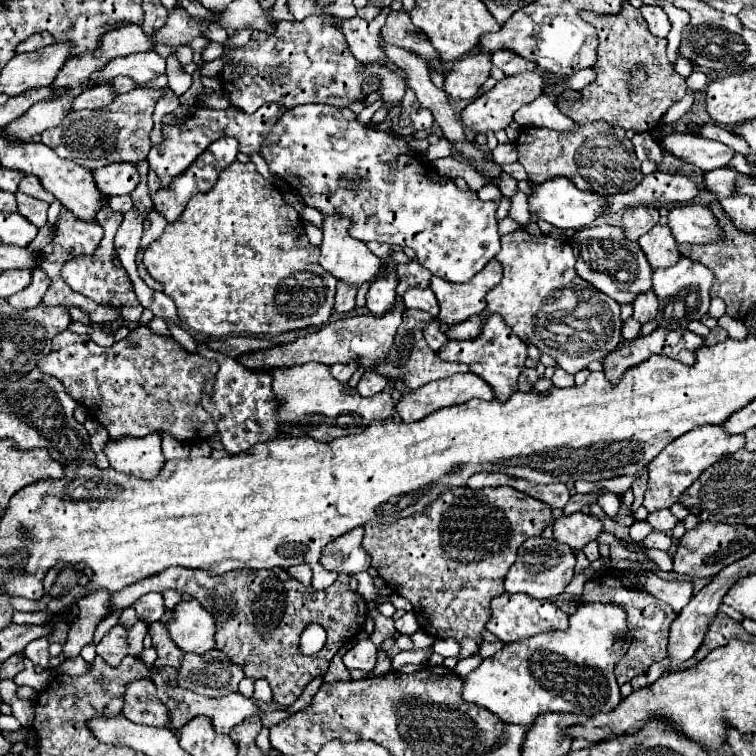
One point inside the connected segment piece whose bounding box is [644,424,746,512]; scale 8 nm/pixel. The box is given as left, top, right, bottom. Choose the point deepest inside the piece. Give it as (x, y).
(680, 463)

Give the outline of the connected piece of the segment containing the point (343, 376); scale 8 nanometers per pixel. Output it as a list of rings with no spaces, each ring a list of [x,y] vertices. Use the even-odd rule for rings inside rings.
[[[332,364],[330,366],[330,372],[332,372],[332,376],[334,378],[338,378],[338,380],[350,380],[350,376],[356,372],[356,366],[354,364],[348,364],[348,366],[340,366],[340,364]]]

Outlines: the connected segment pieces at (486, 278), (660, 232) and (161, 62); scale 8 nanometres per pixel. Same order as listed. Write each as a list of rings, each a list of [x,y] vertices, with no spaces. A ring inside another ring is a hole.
[[[498,260],[488,262],[482,272],[478,272],[466,284],[444,282],[442,278],[432,276],[430,288],[438,298],[440,314],[438,320],[454,326],[468,320],[474,314],[480,314],[486,308],[486,294],[502,280],[502,266]]]
[[[656,224],[650,232],[646,232],[644,236],[638,238],[638,244],[654,270],[656,268],[670,268],[672,264],[676,264],[680,260],[678,242],[674,240],[668,226]]]
[[[154,50],[114,58],[104,70],[100,70],[100,74],[96,74],[96,78],[92,78],[92,84],[106,84],[120,74],[134,78],[136,84],[144,84],[158,78],[160,74],[166,74],[166,60]]]

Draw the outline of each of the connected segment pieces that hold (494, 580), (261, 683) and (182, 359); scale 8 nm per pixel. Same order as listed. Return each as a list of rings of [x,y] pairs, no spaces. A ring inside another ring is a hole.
[[[468,486],[460,488],[460,490],[448,490],[444,492],[436,502],[432,502],[432,506],[428,506],[428,510],[424,510],[424,514],[416,514],[412,518],[402,518],[400,522],[394,522],[394,524],[376,524],[376,522],[366,522],[364,524],[364,550],[372,556],[372,566],[378,570],[378,574],[384,578],[384,582],[388,584],[388,588],[394,592],[394,594],[400,594],[404,596],[412,606],[414,606],[414,614],[418,618],[418,624],[420,624],[420,630],[426,632],[428,636],[434,636],[434,638],[454,638],[458,642],[462,642],[464,638],[472,638],[476,644],[480,644],[484,640],[482,632],[484,632],[484,624],[488,622],[490,618],[490,610],[488,610],[488,602],[496,596],[496,594],[502,594],[504,592],[504,574],[510,570],[512,562],[516,560],[516,550],[522,542],[526,542],[528,538],[532,536],[540,536],[542,530],[546,526],[552,524],[552,508],[542,502],[542,500],[536,500],[524,492],[518,492],[510,486],[500,486],[500,488],[484,488],[484,490],[470,490]]]
[[[264,678],[254,682],[254,698],[260,702],[270,702],[272,700],[272,690]]]
[[[148,326],[134,328],[128,334],[128,338],[114,342],[114,346],[110,348],[98,346],[88,334],[80,336],[64,330],[52,340],[52,352],[38,362],[38,368],[40,372],[58,378],[64,384],[66,392],[76,402],[86,406],[88,414],[96,418],[114,440],[124,436],[140,438],[160,430],[168,430],[172,436],[176,436],[176,440],[188,440],[188,442],[206,440],[216,434],[216,426],[212,426],[210,414],[200,404],[204,382],[218,370],[216,360],[204,358],[196,352],[188,352],[178,344],[176,338],[158,336],[152,330],[148,330]]]

